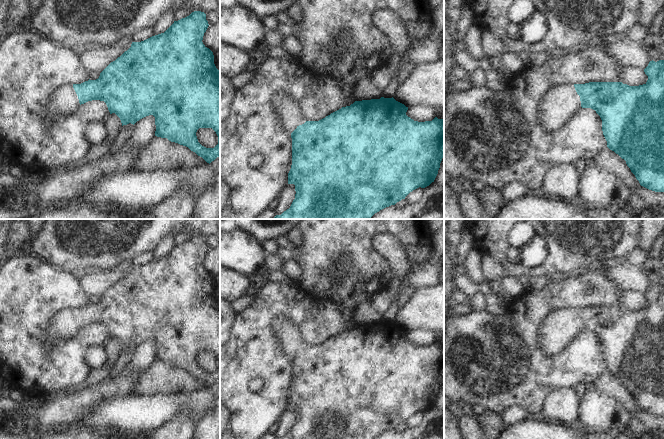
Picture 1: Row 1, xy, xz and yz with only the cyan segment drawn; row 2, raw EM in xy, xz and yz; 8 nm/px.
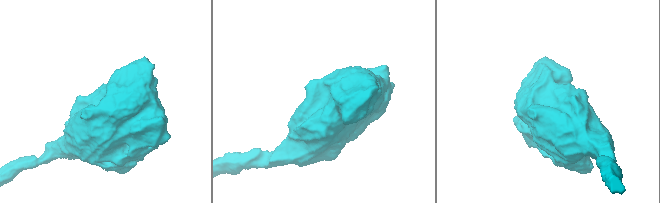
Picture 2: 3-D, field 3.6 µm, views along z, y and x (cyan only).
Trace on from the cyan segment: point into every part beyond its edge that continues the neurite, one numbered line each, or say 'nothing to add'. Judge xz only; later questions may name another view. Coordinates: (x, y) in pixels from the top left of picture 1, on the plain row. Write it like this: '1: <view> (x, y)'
1: xz (288, 336)

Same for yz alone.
1: yz (560, 328)

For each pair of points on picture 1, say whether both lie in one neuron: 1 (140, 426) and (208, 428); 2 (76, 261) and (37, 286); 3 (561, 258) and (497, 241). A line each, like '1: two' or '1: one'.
1: two
2: two
3: one

